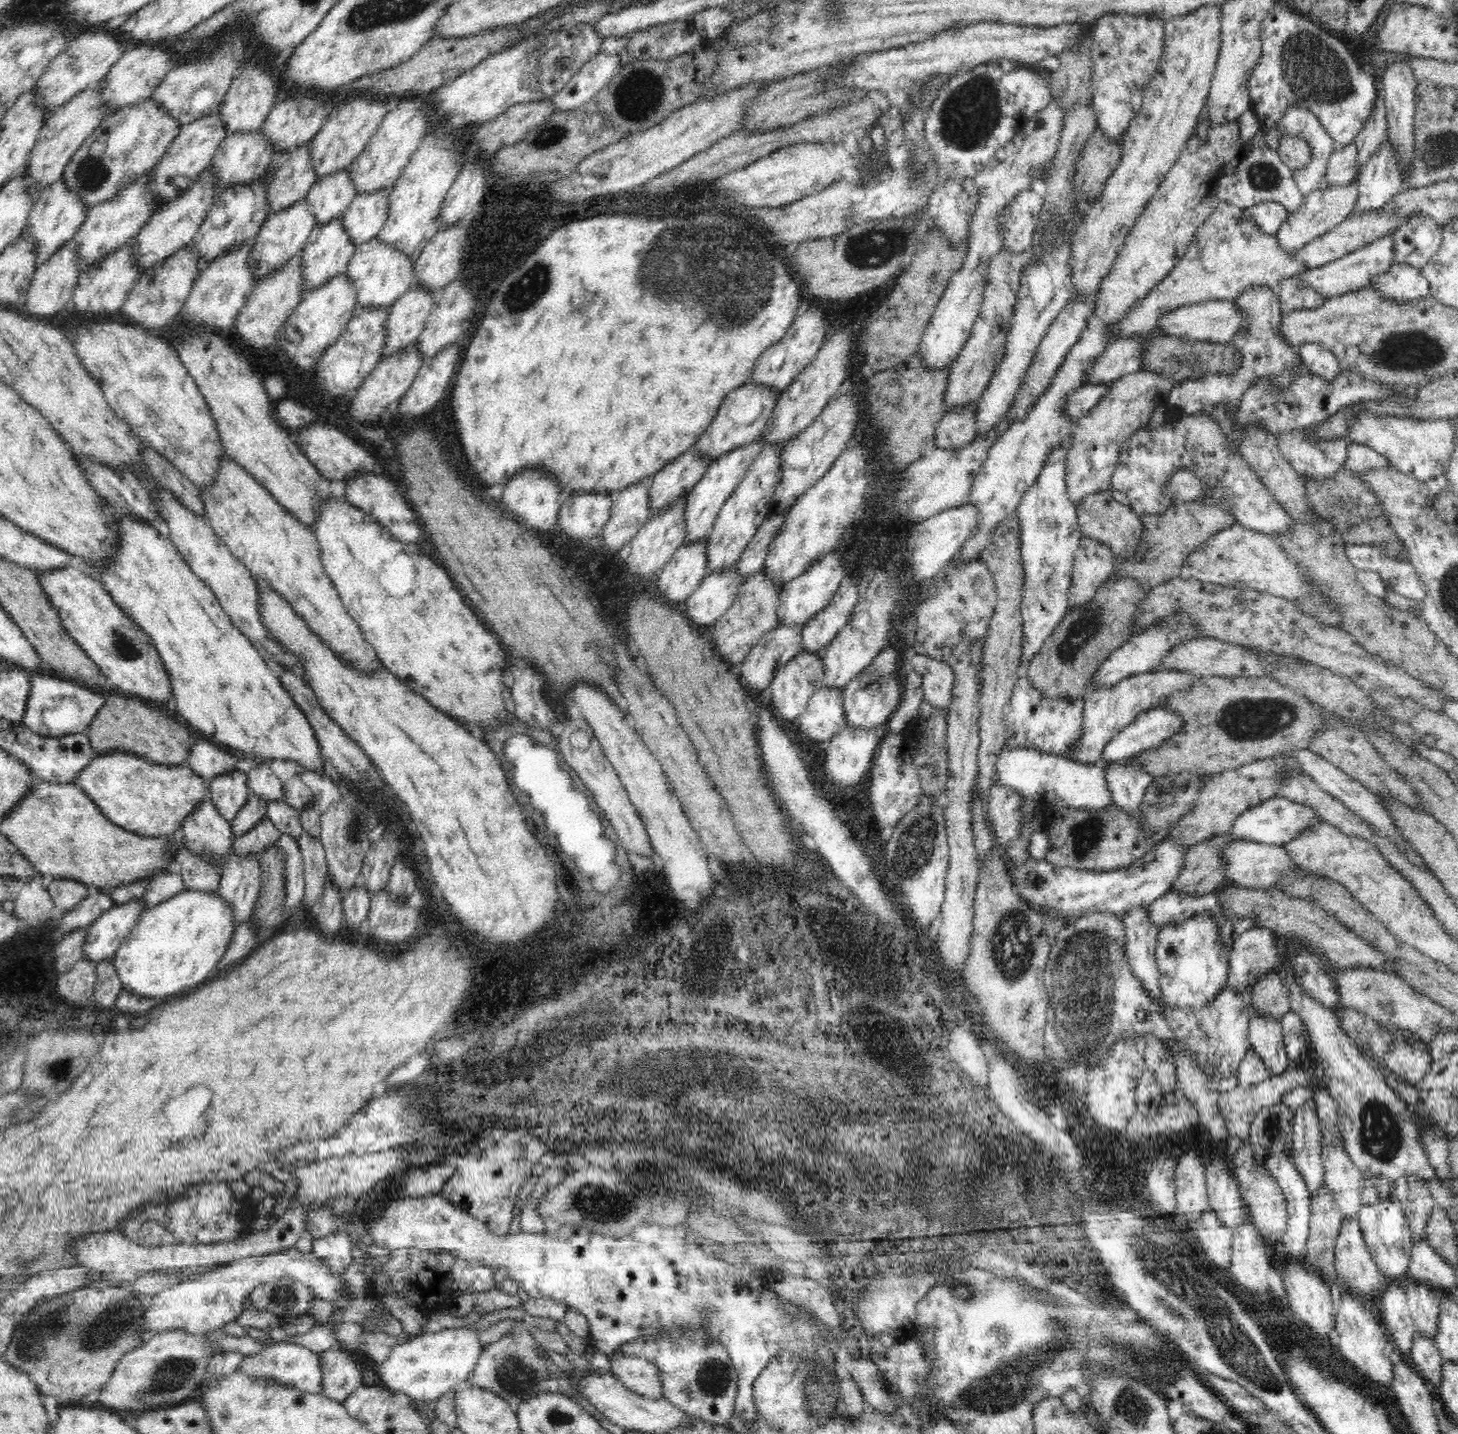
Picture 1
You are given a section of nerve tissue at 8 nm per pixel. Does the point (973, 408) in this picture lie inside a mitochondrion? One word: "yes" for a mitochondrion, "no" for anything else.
no

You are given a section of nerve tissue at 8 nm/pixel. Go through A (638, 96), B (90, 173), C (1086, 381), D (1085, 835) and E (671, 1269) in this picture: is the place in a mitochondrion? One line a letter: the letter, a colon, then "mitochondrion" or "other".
A: mitochondrion
B: mitochondrion
C: other
D: mitochondrion
E: other

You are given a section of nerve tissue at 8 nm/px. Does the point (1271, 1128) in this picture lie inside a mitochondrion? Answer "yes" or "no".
yes

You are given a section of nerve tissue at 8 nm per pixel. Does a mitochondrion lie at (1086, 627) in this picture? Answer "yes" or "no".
yes

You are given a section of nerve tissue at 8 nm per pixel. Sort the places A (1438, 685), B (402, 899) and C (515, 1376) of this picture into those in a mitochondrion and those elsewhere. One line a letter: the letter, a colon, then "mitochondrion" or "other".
A: other
B: other
C: mitochondrion

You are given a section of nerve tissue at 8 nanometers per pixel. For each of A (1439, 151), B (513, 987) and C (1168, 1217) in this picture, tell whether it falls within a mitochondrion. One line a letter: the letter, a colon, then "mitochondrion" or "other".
A: mitochondrion
B: other
C: other

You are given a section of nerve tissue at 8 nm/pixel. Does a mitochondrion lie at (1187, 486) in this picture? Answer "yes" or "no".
yes

